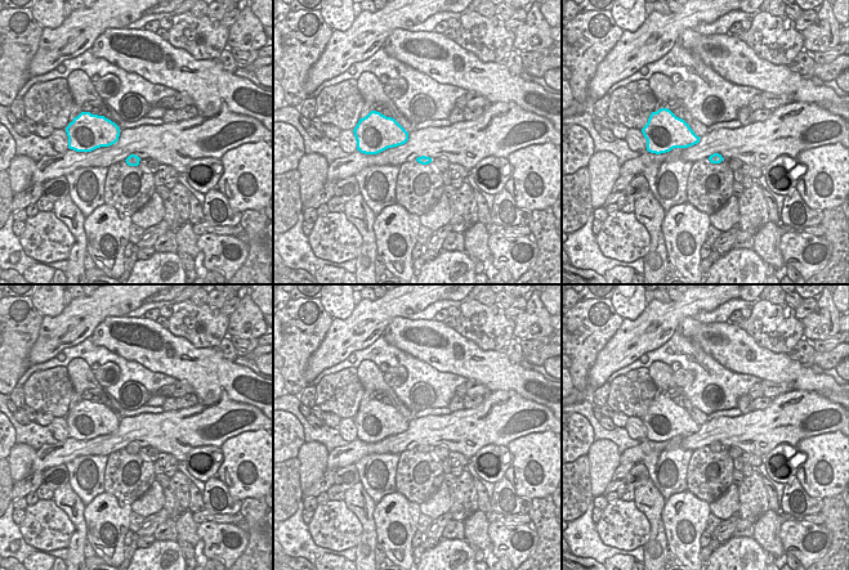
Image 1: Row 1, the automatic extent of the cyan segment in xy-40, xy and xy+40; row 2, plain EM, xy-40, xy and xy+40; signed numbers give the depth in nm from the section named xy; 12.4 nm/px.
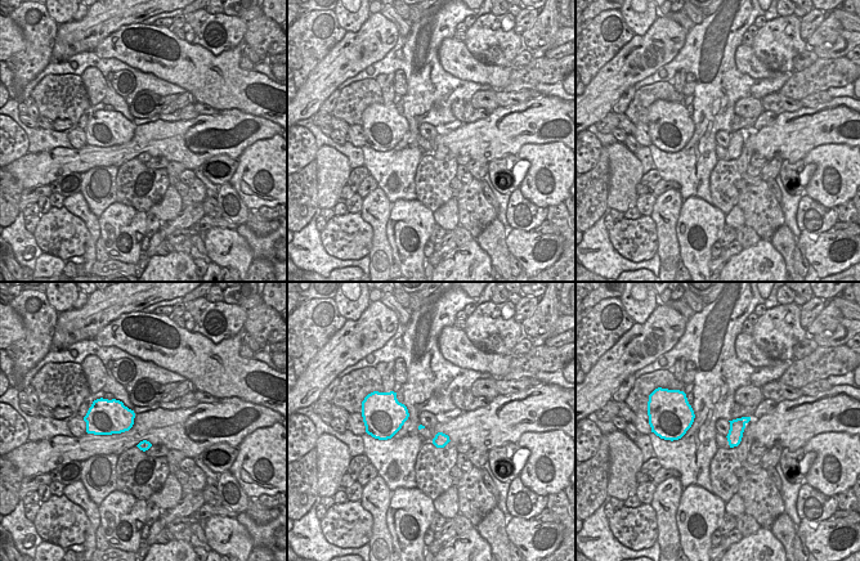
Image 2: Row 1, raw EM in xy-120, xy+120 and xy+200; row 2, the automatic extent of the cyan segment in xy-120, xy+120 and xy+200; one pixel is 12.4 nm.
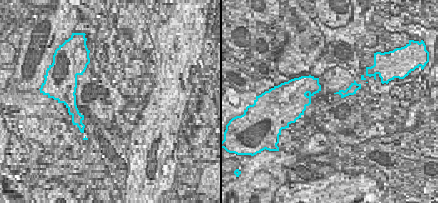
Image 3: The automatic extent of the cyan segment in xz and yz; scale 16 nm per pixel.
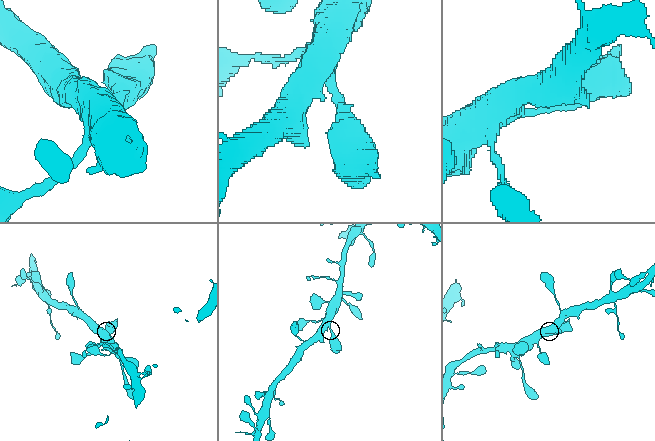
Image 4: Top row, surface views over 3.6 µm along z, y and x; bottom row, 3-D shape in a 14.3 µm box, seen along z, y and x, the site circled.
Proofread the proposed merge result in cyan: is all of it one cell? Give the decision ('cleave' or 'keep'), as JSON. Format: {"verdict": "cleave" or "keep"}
{"verdict": "keep"}

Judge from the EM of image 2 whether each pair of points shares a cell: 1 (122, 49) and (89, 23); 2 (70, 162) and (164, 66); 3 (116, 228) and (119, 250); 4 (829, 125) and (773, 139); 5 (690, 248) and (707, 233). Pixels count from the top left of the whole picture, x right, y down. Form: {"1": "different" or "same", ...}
{"1": "different", "2": "different", "3": "same", "4": "same", "5": "same"}

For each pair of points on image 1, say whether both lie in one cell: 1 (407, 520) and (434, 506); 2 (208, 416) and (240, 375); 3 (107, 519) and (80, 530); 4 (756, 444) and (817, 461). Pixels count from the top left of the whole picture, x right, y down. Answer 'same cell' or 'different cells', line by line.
1: different cells
2: different cells
3: different cells
4: different cells

